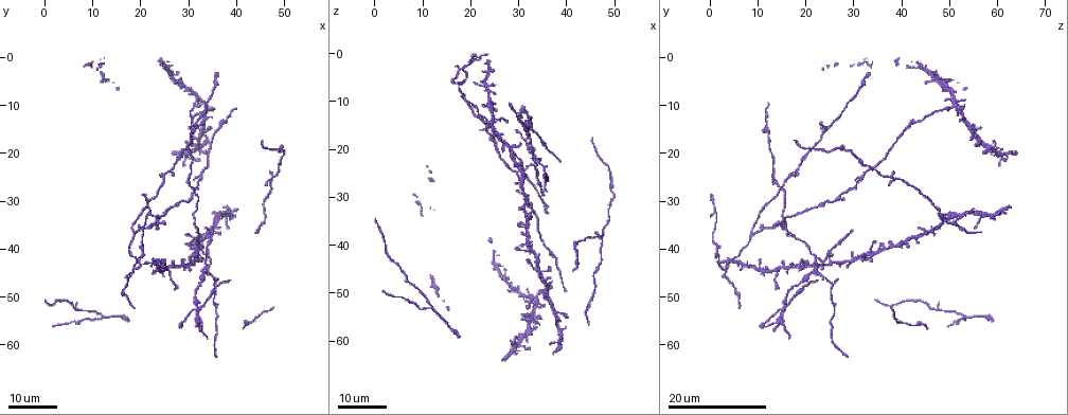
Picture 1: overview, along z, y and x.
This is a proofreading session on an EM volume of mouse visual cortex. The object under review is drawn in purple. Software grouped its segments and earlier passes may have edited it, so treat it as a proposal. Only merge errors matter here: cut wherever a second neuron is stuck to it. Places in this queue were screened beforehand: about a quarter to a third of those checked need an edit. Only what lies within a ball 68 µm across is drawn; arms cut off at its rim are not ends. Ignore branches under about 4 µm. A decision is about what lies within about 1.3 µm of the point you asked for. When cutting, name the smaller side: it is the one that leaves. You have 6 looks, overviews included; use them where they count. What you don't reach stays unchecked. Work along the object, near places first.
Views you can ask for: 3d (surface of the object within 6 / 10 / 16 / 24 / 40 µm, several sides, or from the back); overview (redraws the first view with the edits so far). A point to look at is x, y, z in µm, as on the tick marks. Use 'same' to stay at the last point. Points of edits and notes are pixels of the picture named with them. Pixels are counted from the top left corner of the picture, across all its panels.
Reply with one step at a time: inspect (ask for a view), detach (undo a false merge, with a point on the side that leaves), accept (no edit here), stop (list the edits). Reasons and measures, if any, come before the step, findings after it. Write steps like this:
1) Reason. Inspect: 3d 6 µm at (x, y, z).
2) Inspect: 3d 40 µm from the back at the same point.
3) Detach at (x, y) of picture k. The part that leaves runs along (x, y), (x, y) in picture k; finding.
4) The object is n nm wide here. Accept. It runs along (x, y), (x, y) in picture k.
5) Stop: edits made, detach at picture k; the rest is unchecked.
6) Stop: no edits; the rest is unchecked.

Inspect: 3d 16 µm at (38.5, 33.5, 56.5).

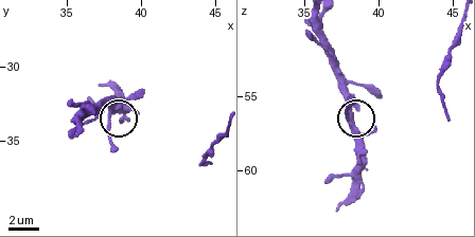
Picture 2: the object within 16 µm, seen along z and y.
Inspect: 3d 6 µm at the same point.

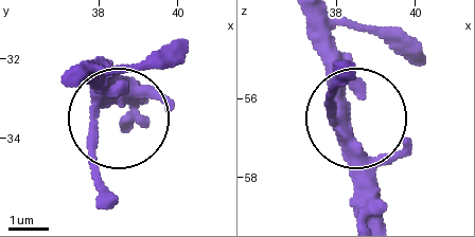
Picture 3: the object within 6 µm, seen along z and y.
Inspect: 3d 6 µm from the back at the same point.

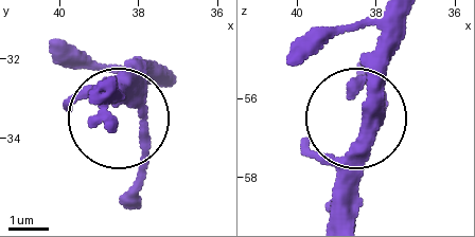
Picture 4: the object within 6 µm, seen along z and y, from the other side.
Accept. It runs along (171, 84), (101, 104) in picture 4; continuous, no second neuron.

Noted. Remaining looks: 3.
Three arms meet. Inspect: 3d 16 µm at (32.0, 38.5, 41.0).

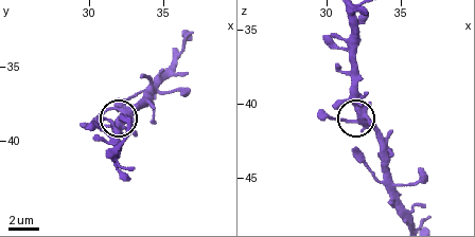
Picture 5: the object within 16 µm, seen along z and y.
Inspect: 3d 6 µm at (32.4, 38.0, 41.0).

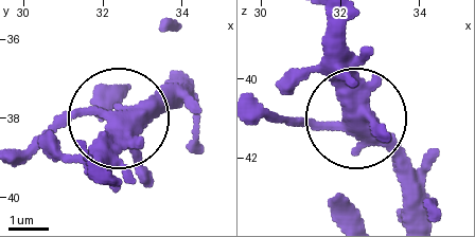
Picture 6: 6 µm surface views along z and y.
Accept. It runs along (324, 20), (324, 71), (349, 119), (264, 122) in picture 6; all the same neuron.

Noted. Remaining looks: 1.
Stop: no edits; the rest is unchecked.

